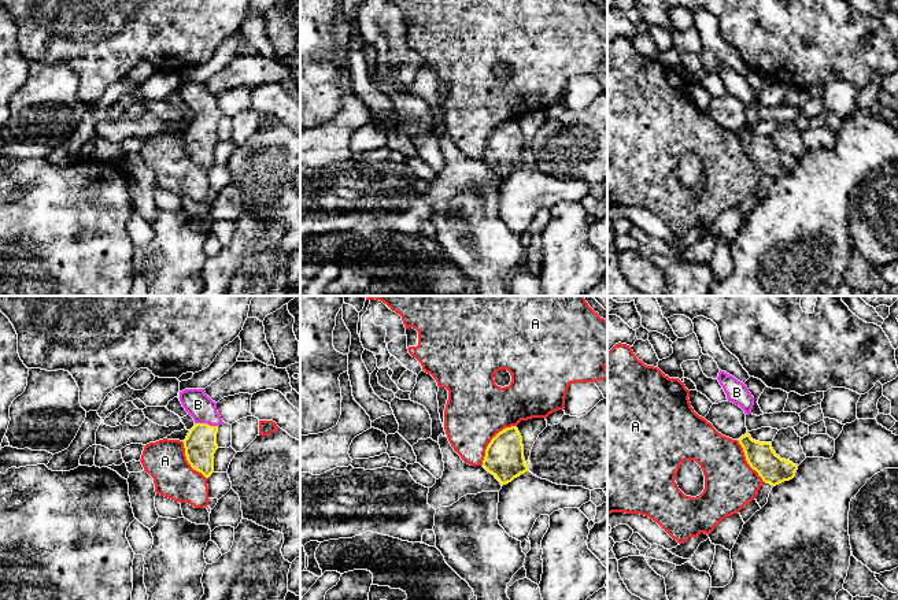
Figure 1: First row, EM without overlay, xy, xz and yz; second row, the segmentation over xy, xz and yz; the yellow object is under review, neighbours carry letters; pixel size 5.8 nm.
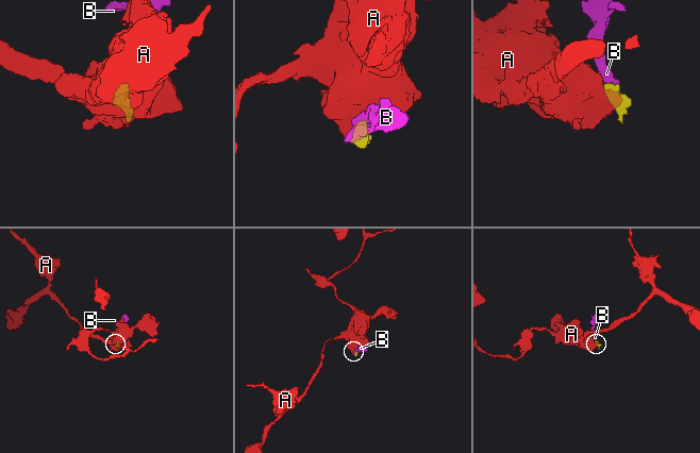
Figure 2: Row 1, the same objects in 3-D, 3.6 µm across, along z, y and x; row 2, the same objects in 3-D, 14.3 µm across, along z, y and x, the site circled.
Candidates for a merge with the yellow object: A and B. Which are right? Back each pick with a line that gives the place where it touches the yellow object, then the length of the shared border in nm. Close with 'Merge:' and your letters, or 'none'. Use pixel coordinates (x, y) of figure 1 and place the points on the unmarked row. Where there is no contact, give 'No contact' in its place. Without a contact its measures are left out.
B: Touches yellow at xy (206, 117). Shared border 140 nm
Merge: B

